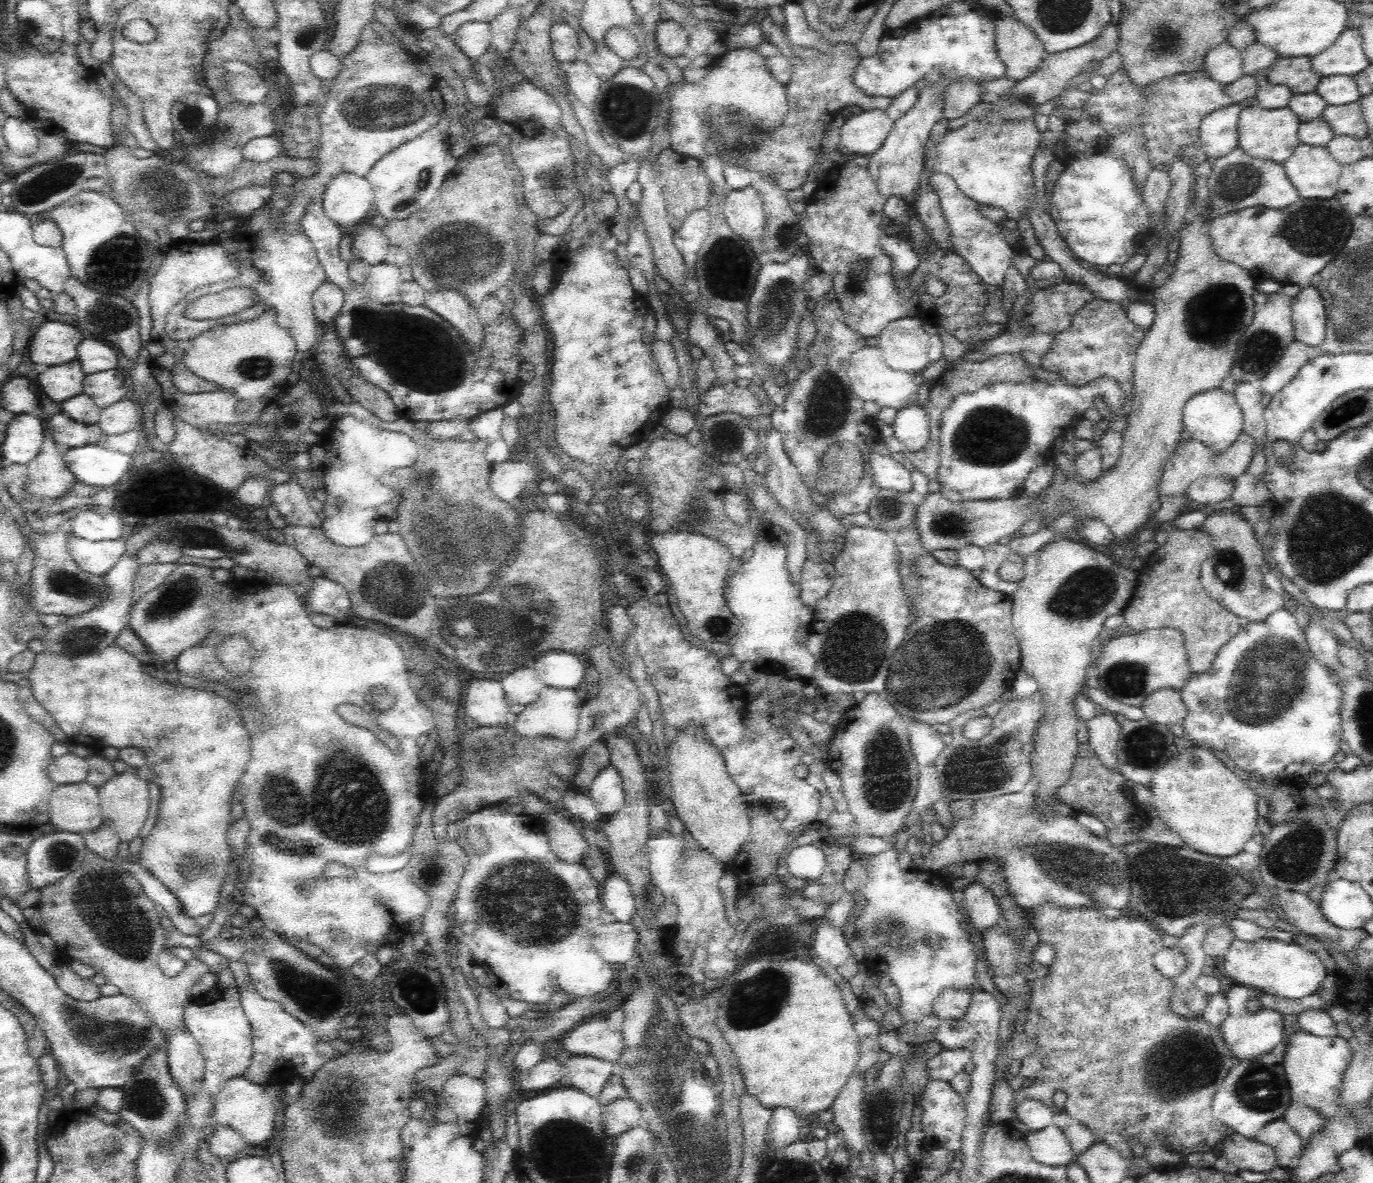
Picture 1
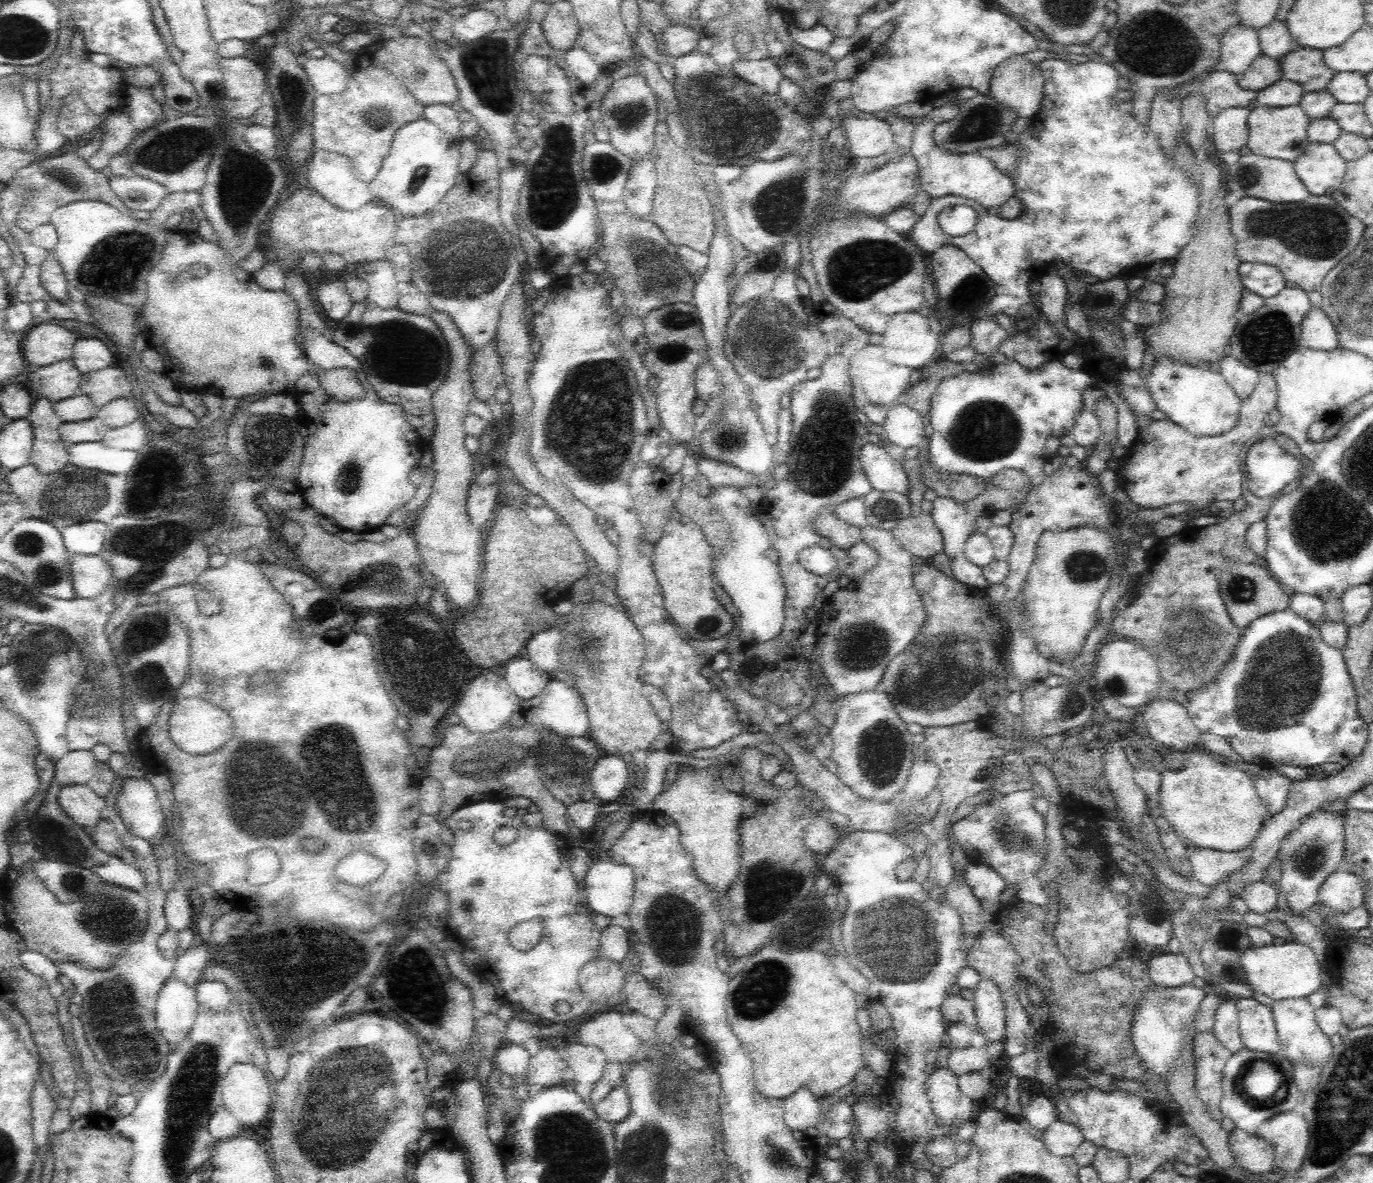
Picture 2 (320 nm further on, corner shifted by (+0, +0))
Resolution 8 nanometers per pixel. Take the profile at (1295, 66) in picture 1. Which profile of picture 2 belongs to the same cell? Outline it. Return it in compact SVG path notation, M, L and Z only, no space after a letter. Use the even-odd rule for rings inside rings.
M1296 46L1282 59L1283 78L1302 86L1304 92L1318 92L1327 88L1336 72L1325 64L1319 49Z

